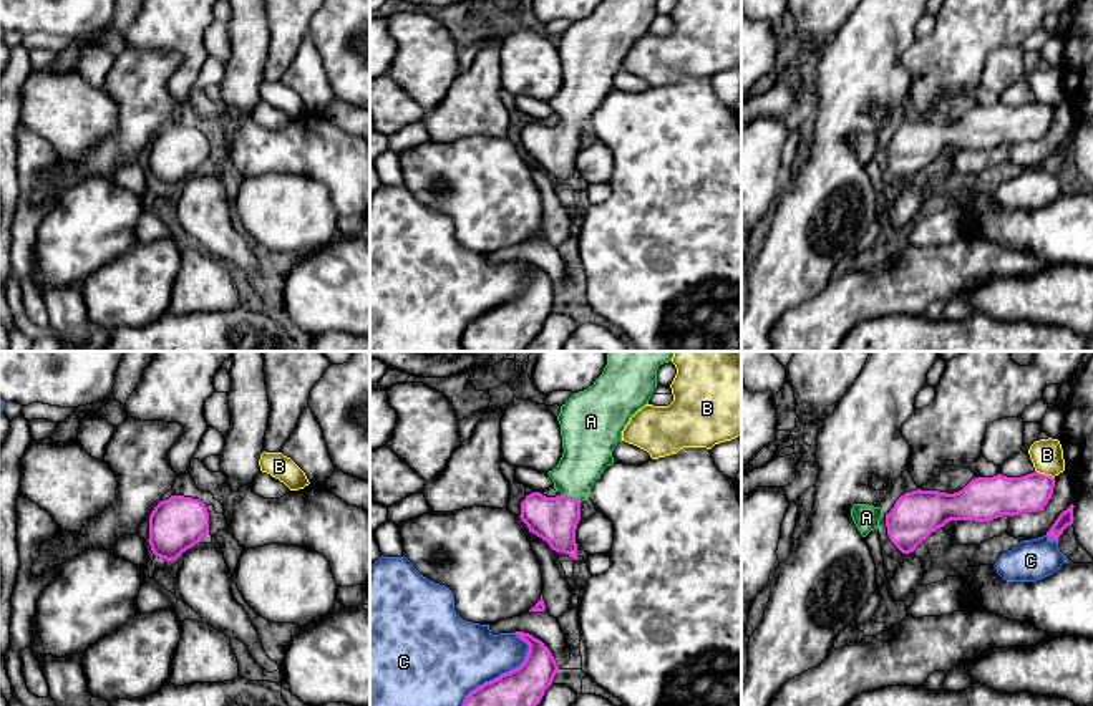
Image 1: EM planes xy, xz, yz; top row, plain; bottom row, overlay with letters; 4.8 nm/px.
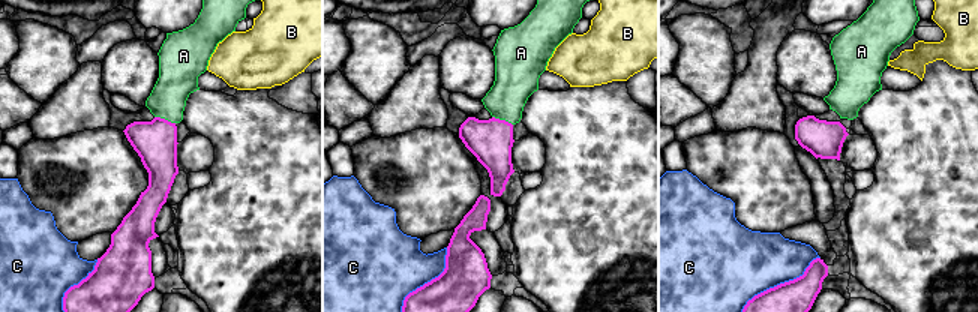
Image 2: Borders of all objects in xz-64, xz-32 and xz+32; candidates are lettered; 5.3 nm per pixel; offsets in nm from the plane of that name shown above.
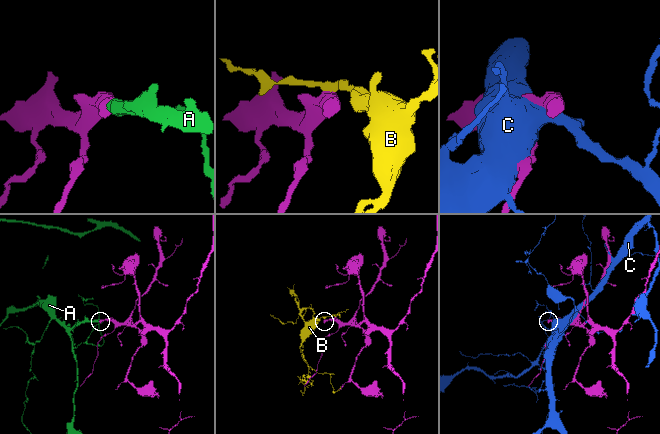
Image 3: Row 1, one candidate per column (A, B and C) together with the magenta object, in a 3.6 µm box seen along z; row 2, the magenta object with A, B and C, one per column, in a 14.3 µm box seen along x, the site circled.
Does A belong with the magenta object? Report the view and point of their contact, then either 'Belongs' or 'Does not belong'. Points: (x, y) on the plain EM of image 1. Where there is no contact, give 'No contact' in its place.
Touches magenta at xz (571, 126). Belongs

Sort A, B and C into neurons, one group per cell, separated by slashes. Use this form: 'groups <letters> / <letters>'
groups A / B / C

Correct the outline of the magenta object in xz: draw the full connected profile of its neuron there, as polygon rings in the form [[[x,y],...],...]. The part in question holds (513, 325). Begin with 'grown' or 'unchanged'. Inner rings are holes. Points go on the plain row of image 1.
unchanged | [[[529,262],[516,264],[529,273],[524,292],[471,320],[461,336],[464,351],[522,351],[552,313],[559,295],[551,278]]]

